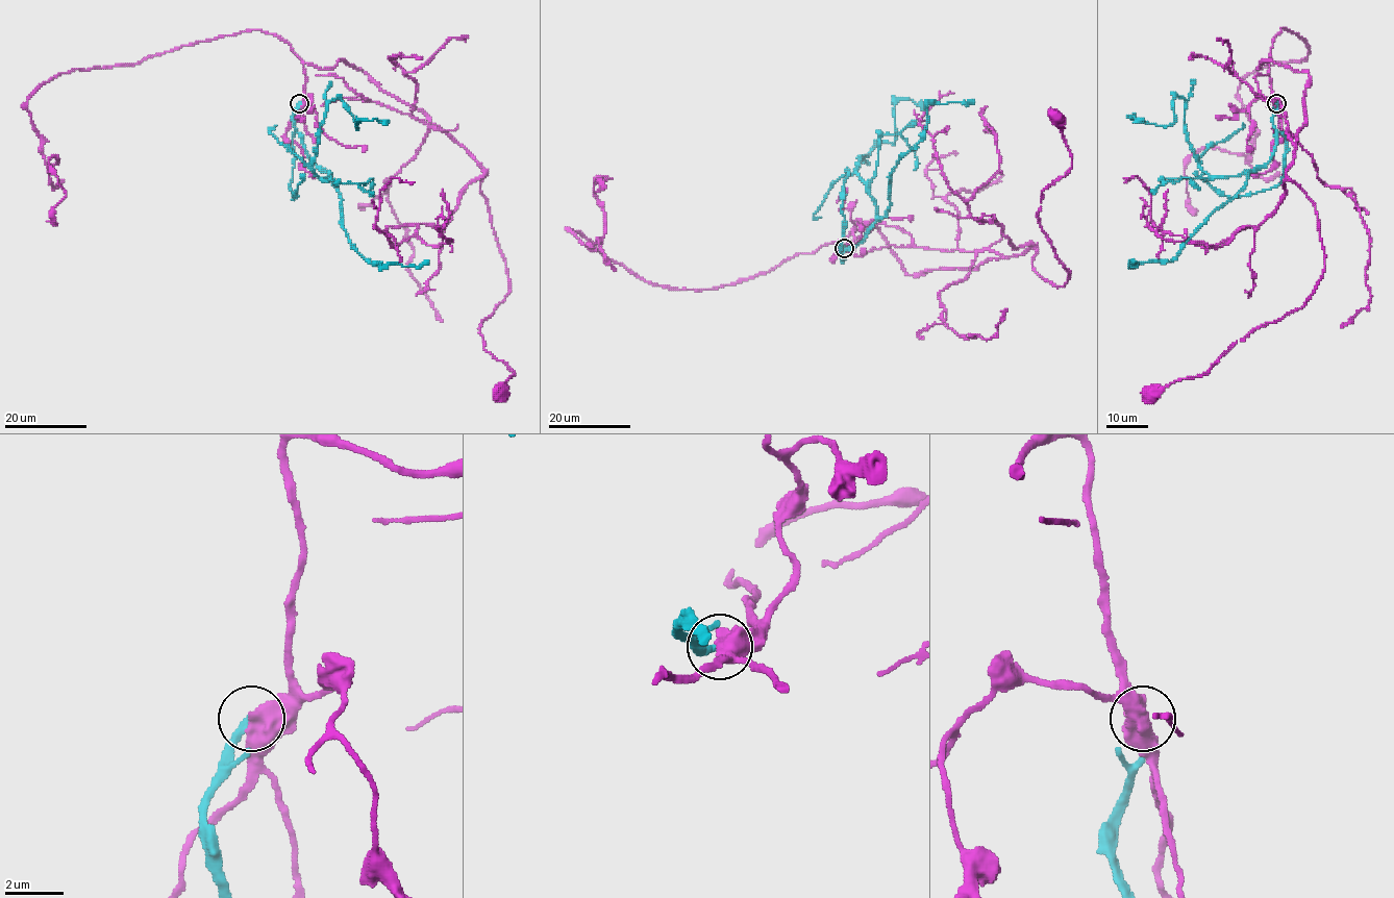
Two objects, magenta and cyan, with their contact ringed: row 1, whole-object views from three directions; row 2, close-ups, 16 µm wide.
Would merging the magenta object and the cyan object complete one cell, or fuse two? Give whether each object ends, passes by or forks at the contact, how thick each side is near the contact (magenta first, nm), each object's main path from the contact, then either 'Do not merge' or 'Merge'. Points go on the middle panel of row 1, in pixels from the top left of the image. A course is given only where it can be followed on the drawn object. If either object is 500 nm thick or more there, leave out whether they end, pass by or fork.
Thickness 550 nm (magenta) against 320 nm. Course of magenta: (844, 248), (877, 228), (920, 275), (1031, 247), (1063, 287), (1038, 211), (1072, 165), (1055, 120). Course of cyan: (844, 249), (875, 221), (855, 170), (861, 156), (894, 143), (898, 98), (924, 110). Do not merge

